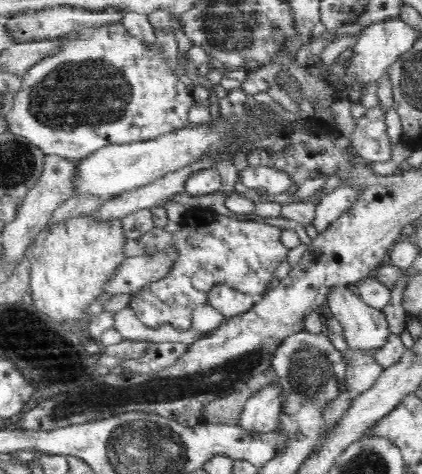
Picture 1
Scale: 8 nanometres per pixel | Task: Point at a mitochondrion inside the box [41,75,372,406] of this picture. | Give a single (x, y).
(308, 368)

